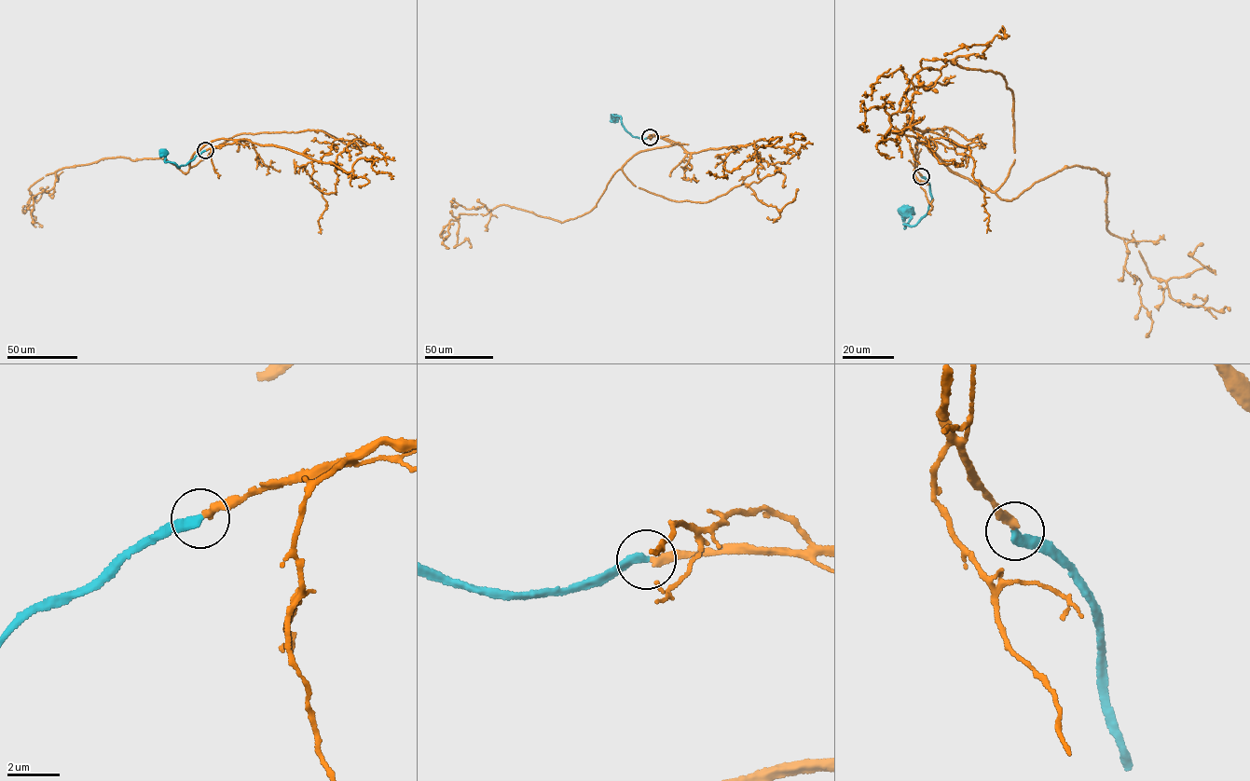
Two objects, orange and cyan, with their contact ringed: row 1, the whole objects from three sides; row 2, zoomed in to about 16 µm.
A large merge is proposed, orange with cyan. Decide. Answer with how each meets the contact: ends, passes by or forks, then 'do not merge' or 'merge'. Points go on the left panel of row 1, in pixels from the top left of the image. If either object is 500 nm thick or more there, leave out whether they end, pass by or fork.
orange ends there; cyan ends there; merge

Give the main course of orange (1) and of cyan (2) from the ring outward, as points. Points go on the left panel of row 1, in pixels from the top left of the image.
1: (205, 150), (236, 141), (203, 145), (185, 173), (165, 159), (116, 157), (48, 174), (28, 189), (38, 226)
2: (205, 150), (178, 167), (165, 161), (163, 152)

